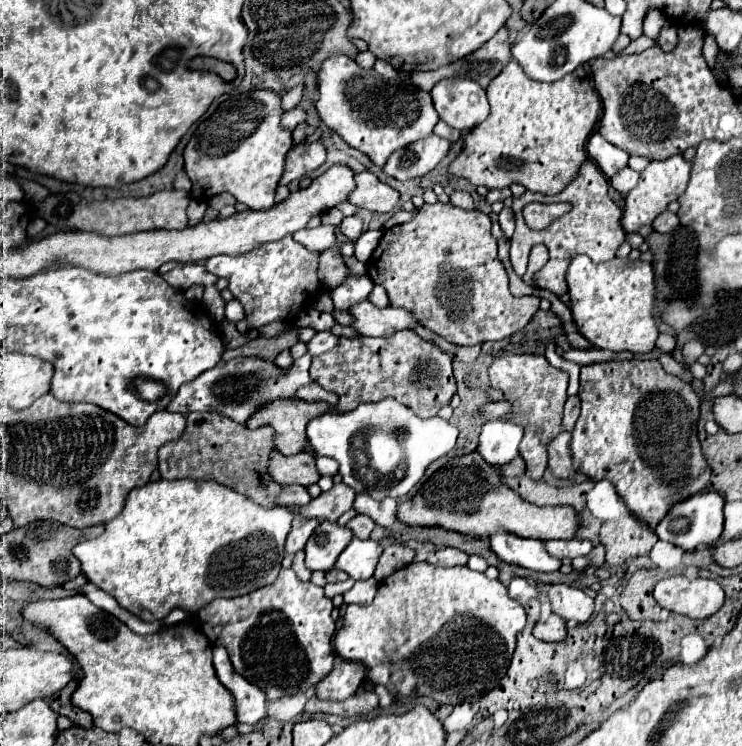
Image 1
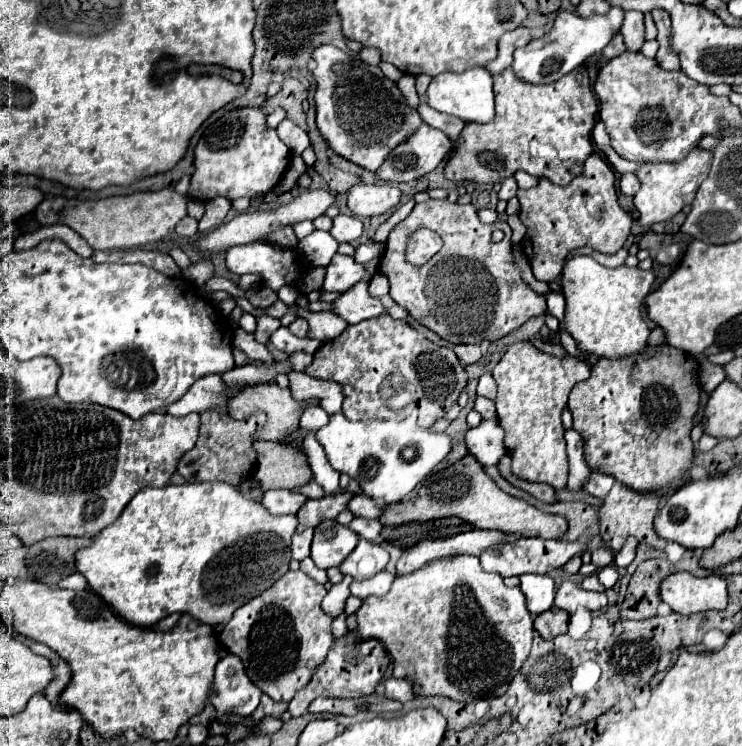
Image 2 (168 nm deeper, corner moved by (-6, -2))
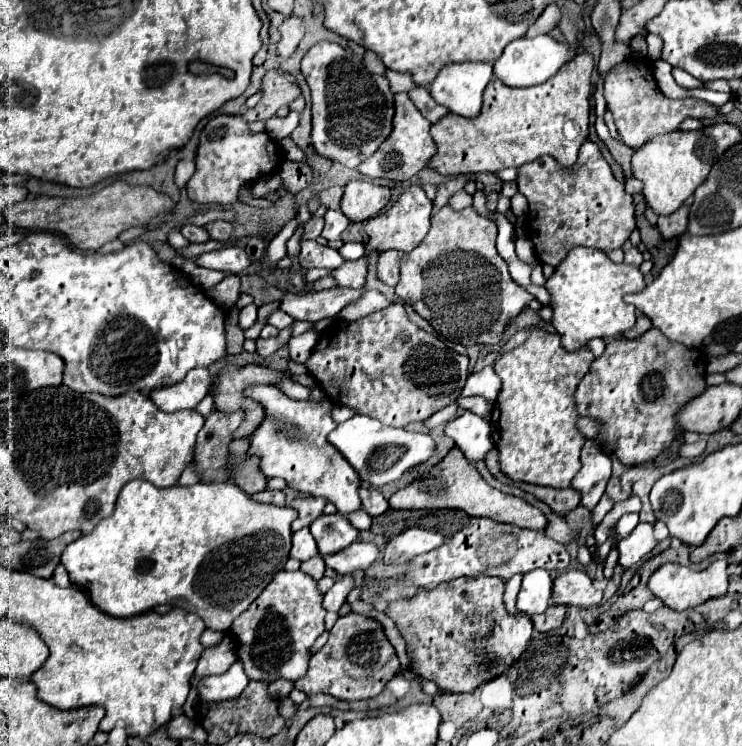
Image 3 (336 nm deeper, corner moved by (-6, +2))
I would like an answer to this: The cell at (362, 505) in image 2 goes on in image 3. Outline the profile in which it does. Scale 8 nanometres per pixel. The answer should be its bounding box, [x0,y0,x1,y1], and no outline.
[244,385,360,515]

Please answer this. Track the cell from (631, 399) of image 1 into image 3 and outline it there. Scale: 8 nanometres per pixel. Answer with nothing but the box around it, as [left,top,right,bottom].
[576,329,706,465]

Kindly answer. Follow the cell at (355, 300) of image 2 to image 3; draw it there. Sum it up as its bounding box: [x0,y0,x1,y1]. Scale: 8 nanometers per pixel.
[280,287,362,323]

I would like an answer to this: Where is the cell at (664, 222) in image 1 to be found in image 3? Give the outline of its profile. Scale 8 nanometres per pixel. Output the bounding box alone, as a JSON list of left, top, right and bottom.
[658,205,688,239]

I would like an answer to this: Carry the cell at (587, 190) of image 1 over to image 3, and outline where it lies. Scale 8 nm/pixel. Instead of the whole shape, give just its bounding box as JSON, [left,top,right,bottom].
[516,139,636,267]

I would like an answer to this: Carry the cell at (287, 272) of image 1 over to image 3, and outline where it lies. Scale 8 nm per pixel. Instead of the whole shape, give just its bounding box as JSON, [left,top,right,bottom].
[196,247,250,275]

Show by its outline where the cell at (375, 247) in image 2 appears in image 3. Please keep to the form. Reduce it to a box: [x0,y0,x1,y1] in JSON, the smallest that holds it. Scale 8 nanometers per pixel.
[340,243,364,259]

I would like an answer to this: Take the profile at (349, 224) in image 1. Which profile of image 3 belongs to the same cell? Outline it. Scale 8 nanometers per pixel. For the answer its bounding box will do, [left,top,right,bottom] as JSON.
[322,209,350,241]

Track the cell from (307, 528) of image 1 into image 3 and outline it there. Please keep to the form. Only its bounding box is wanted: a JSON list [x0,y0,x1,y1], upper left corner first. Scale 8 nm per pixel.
[290,527,318,561]

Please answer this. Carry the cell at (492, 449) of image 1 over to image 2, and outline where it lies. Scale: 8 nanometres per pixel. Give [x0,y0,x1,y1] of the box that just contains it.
[466,419,508,465]

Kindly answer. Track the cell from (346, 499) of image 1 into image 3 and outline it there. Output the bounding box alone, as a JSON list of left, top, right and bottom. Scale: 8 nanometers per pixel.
[290,497,328,531]

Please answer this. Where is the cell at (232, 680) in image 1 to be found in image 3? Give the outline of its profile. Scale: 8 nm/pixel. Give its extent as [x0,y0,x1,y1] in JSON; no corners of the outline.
[192,661,248,701]

